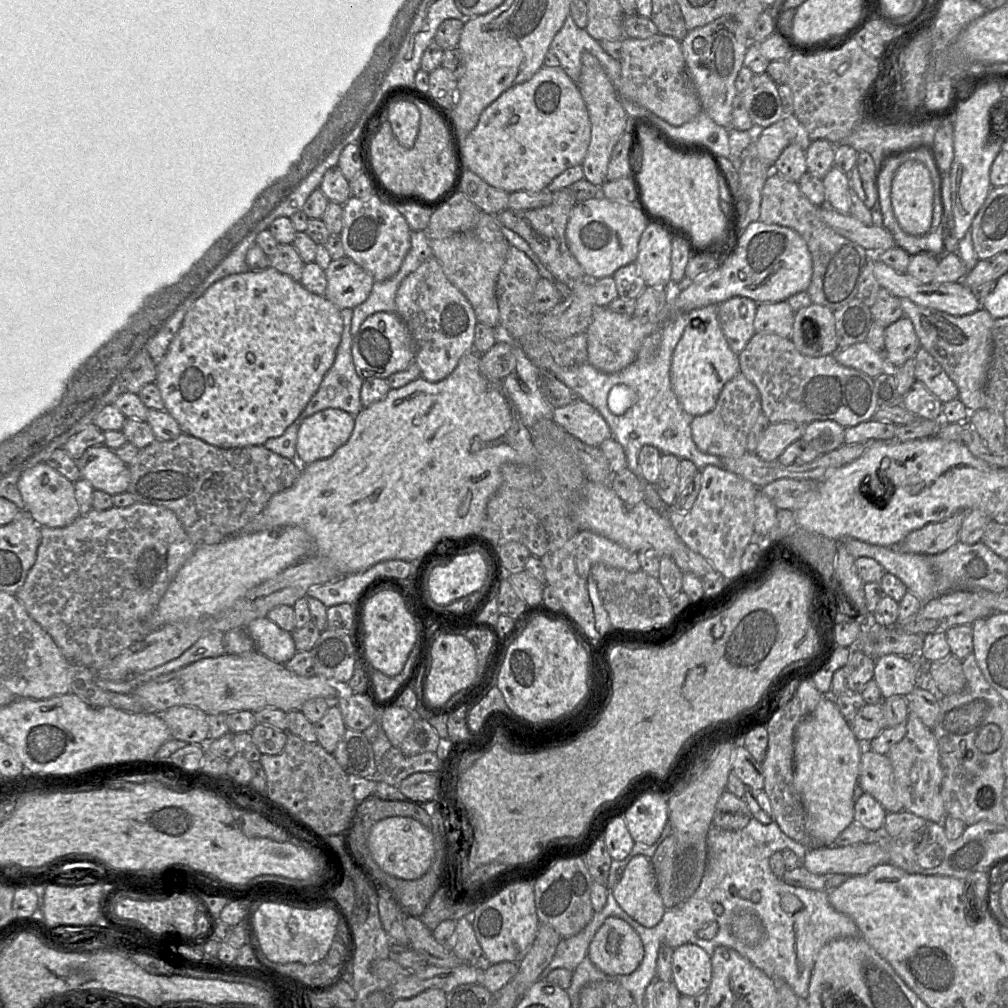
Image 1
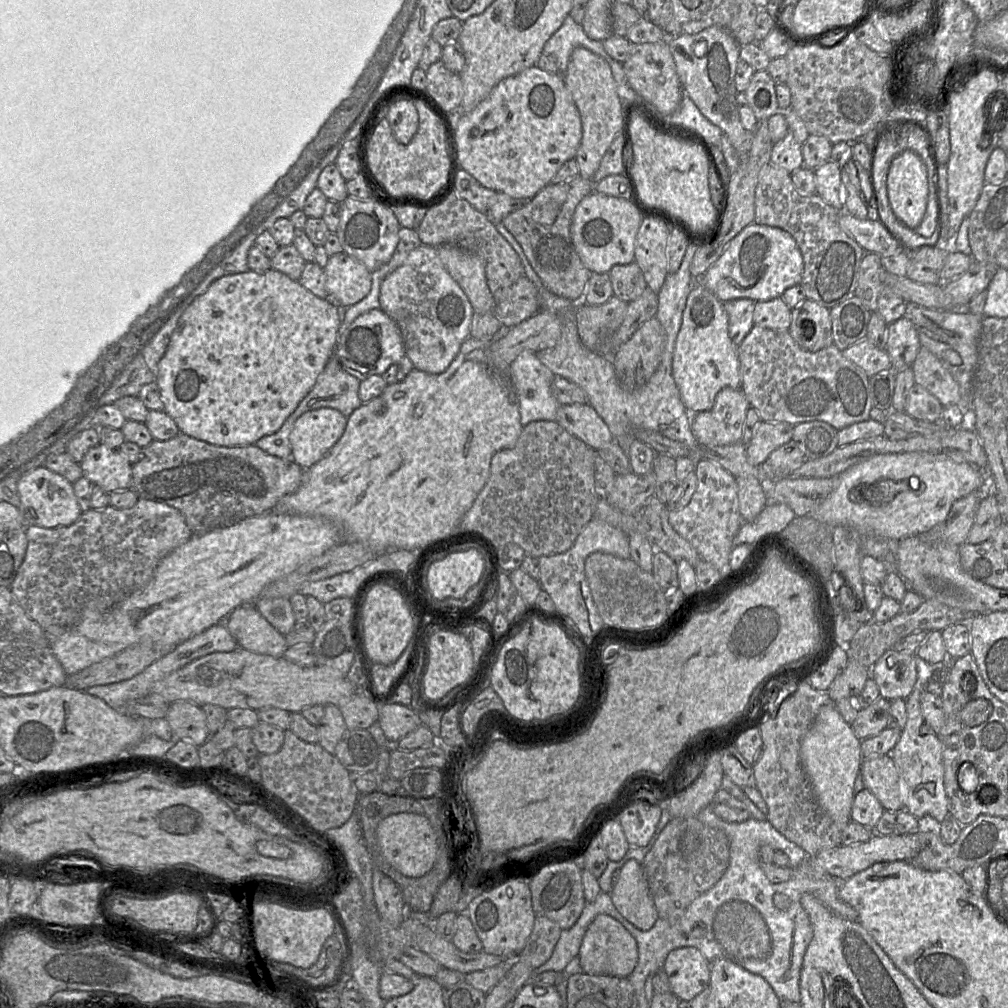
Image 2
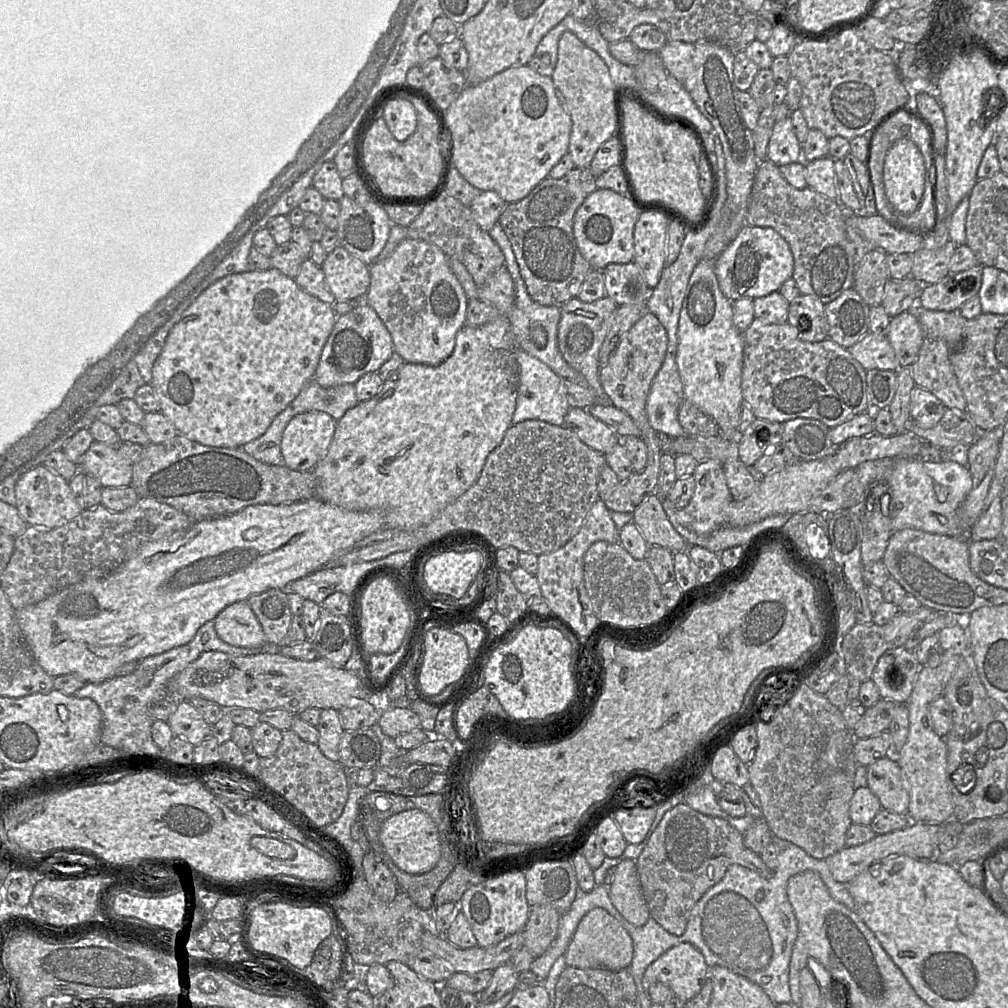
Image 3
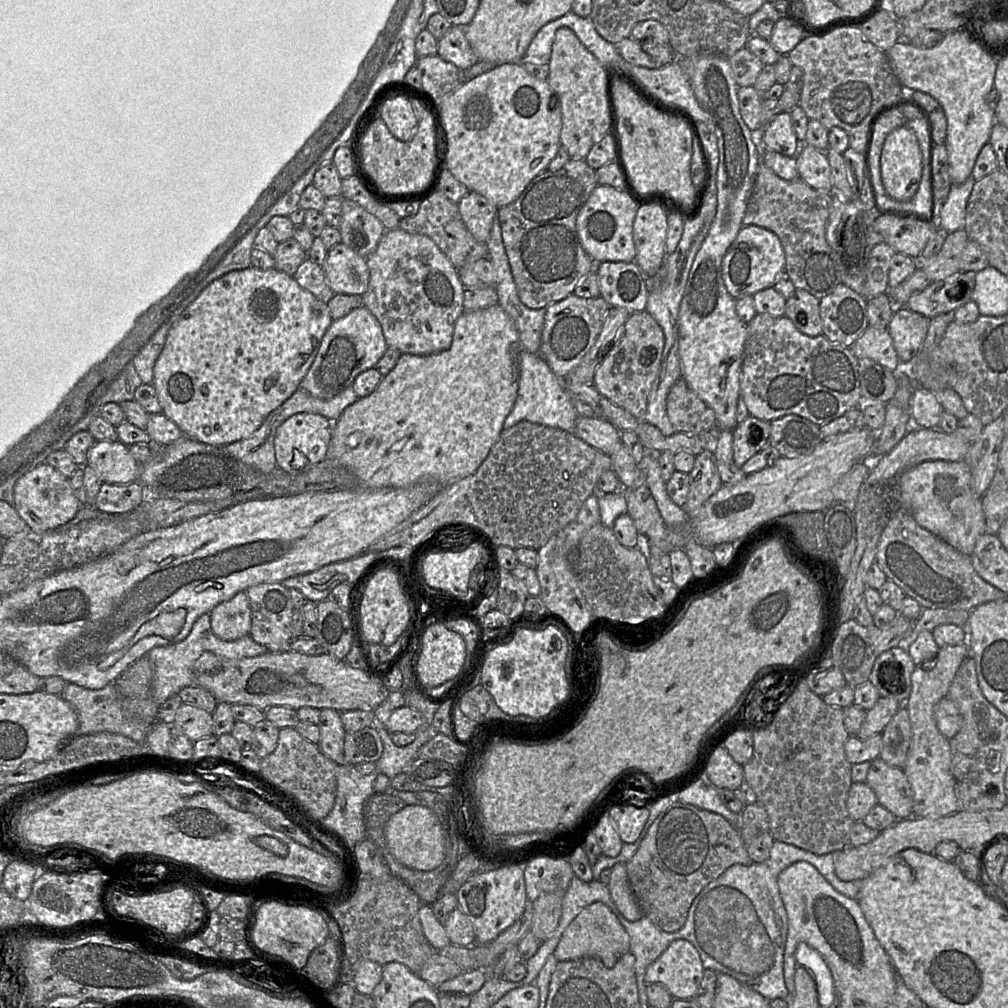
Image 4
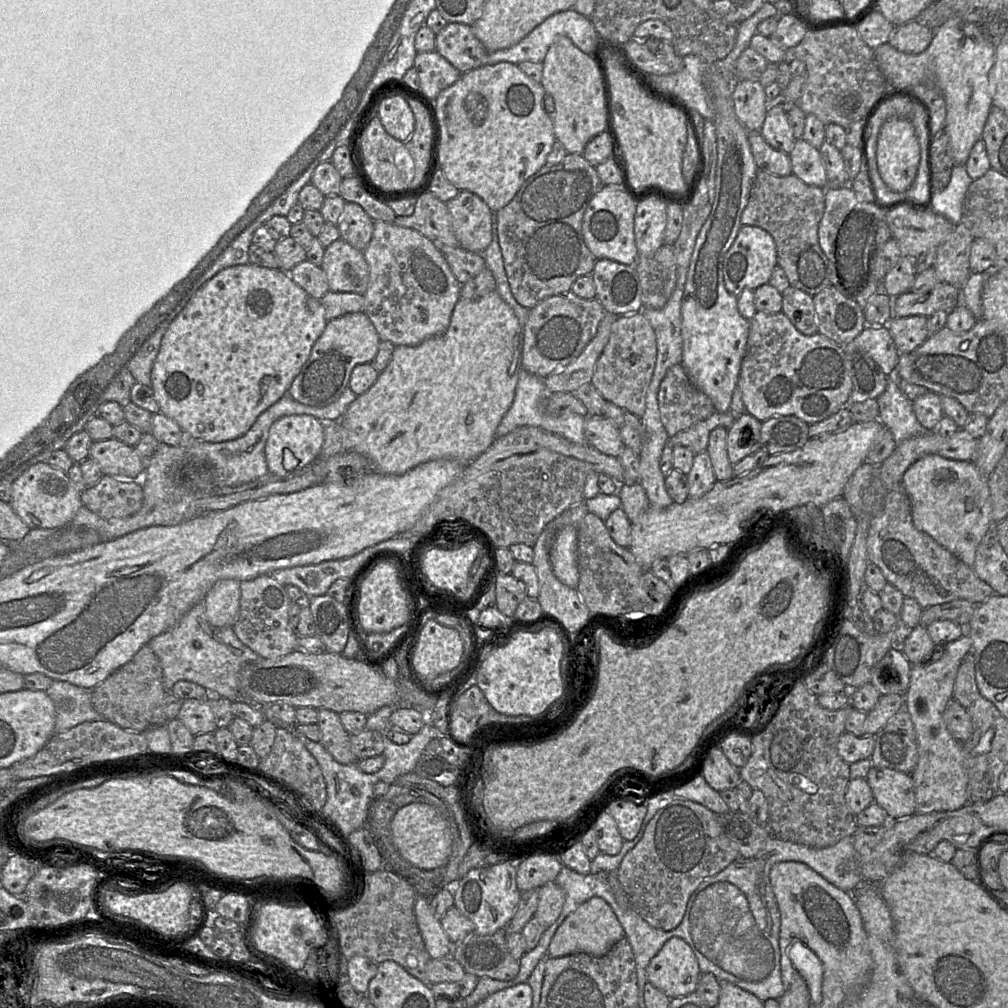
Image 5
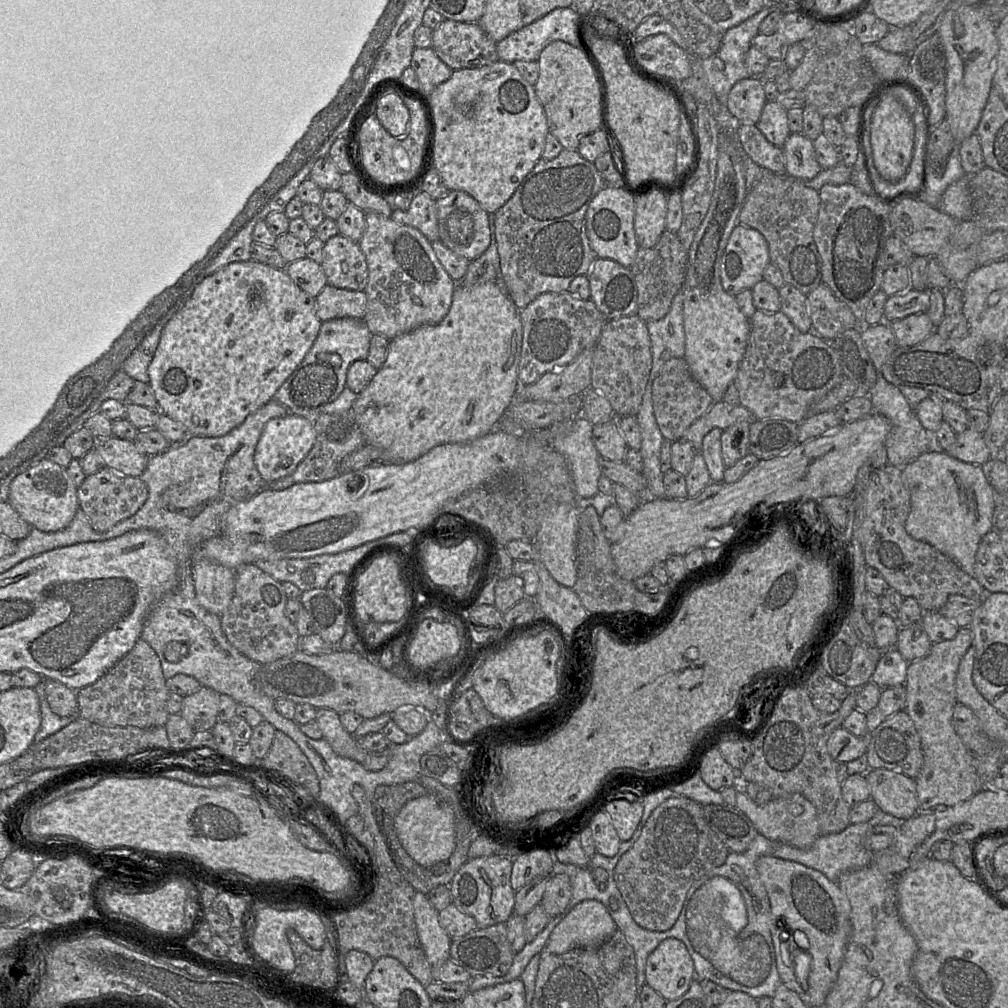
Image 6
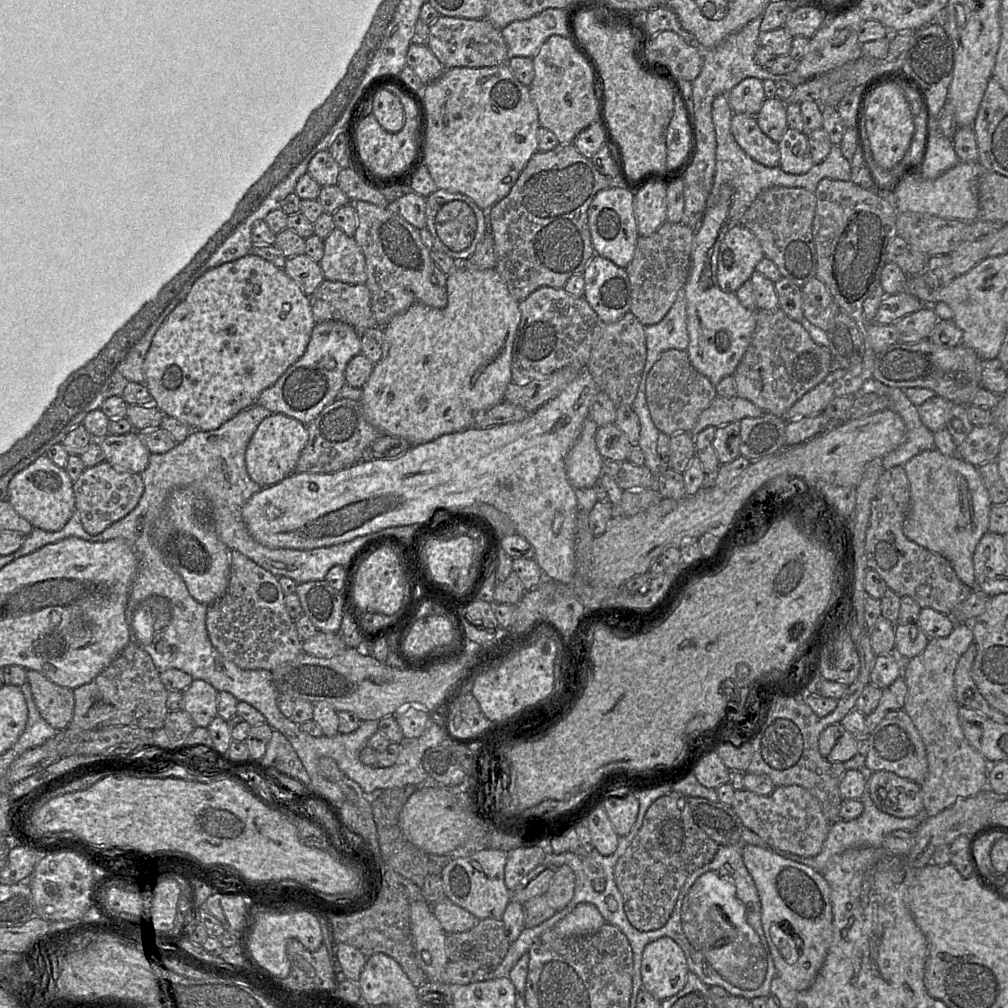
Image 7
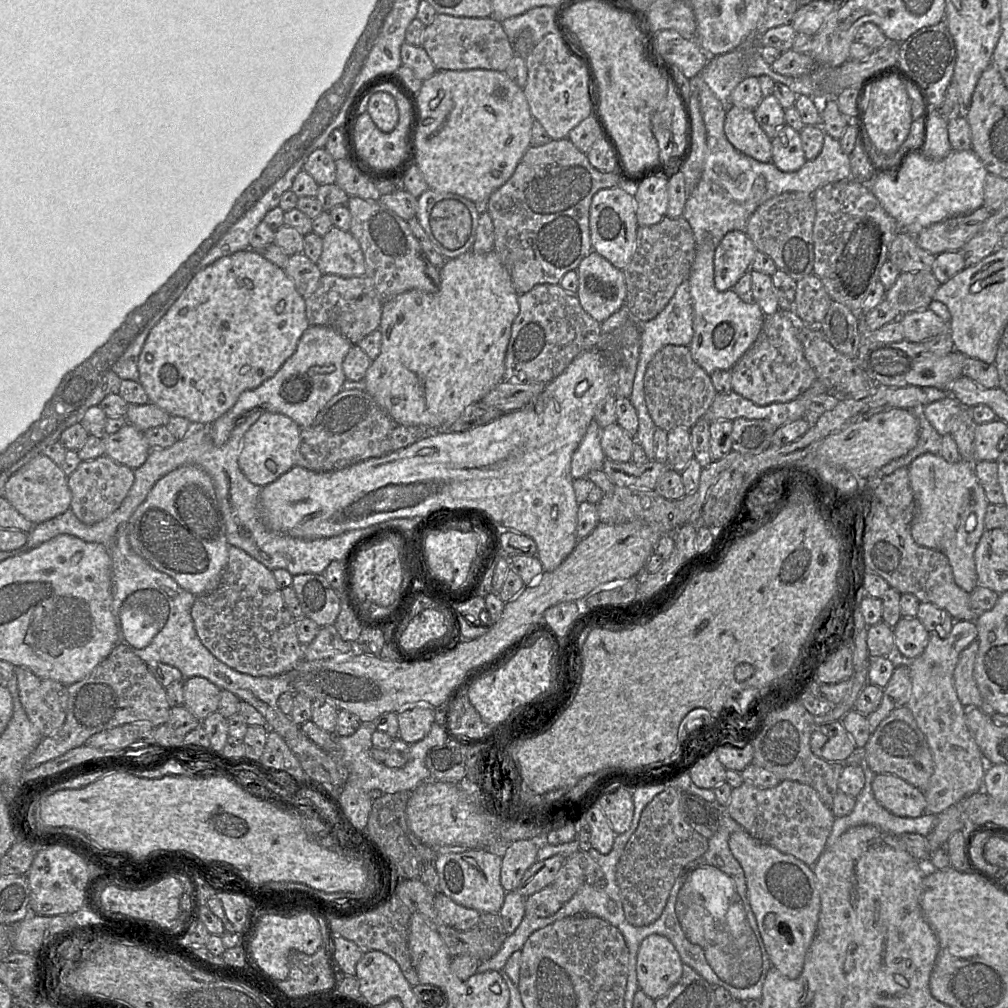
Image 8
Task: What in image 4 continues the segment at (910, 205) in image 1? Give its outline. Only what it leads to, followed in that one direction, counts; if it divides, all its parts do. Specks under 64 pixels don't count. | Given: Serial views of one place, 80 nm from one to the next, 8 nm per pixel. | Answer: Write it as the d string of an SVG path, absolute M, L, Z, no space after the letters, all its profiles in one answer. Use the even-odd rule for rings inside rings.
M908 127L894 129L885 139L880 170L888 195L901 202L909 201L921 180L921 152L915 133Z

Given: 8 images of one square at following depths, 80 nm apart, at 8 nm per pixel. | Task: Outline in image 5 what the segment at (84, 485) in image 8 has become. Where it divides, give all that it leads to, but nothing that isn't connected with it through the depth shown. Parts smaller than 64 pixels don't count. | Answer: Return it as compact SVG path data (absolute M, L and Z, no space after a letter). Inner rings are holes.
M103 475L95 486L81 492L80 499L83 506L103 519L125 518L135 514L142 507L144 500L142 481Z

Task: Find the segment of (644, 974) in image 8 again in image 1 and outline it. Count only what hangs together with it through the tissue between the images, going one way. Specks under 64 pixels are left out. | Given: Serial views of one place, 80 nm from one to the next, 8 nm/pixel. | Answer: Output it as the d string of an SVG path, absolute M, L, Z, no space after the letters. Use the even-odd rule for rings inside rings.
M683 944L674 950L672 973L681 996L705 992L712 980L711 956L696 944Z

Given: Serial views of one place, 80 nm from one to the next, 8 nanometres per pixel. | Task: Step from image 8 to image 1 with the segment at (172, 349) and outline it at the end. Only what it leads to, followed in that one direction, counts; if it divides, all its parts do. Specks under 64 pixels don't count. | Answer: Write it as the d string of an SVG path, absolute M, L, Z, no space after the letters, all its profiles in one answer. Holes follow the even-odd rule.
M268 267L262 271L247 271L225 277L214 283L191 306L181 328L171 341L164 358L157 364L156 385L165 410L177 421L182 434L189 434L219 448L243 448L264 445L274 437L281 436L301 414L318 390L325 374L335 361L336 351L343 332L341 310L325 296L308 291L299 281Z

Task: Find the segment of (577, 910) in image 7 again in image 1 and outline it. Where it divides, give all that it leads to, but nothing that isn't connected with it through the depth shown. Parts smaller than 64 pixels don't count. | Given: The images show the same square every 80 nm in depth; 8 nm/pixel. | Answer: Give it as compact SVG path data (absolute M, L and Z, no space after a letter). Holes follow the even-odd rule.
M608 917L594 935L587 957L608 976L629 975L641 964L644 946L632 926Z

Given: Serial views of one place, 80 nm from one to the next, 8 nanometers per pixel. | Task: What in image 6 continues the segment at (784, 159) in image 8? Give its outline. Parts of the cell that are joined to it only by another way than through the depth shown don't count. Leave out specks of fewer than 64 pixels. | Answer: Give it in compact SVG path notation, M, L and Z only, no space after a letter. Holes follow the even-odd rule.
M790 133L782 151L786 173L798 179L810 180L822 170L813 147L813 141L802 133Z

